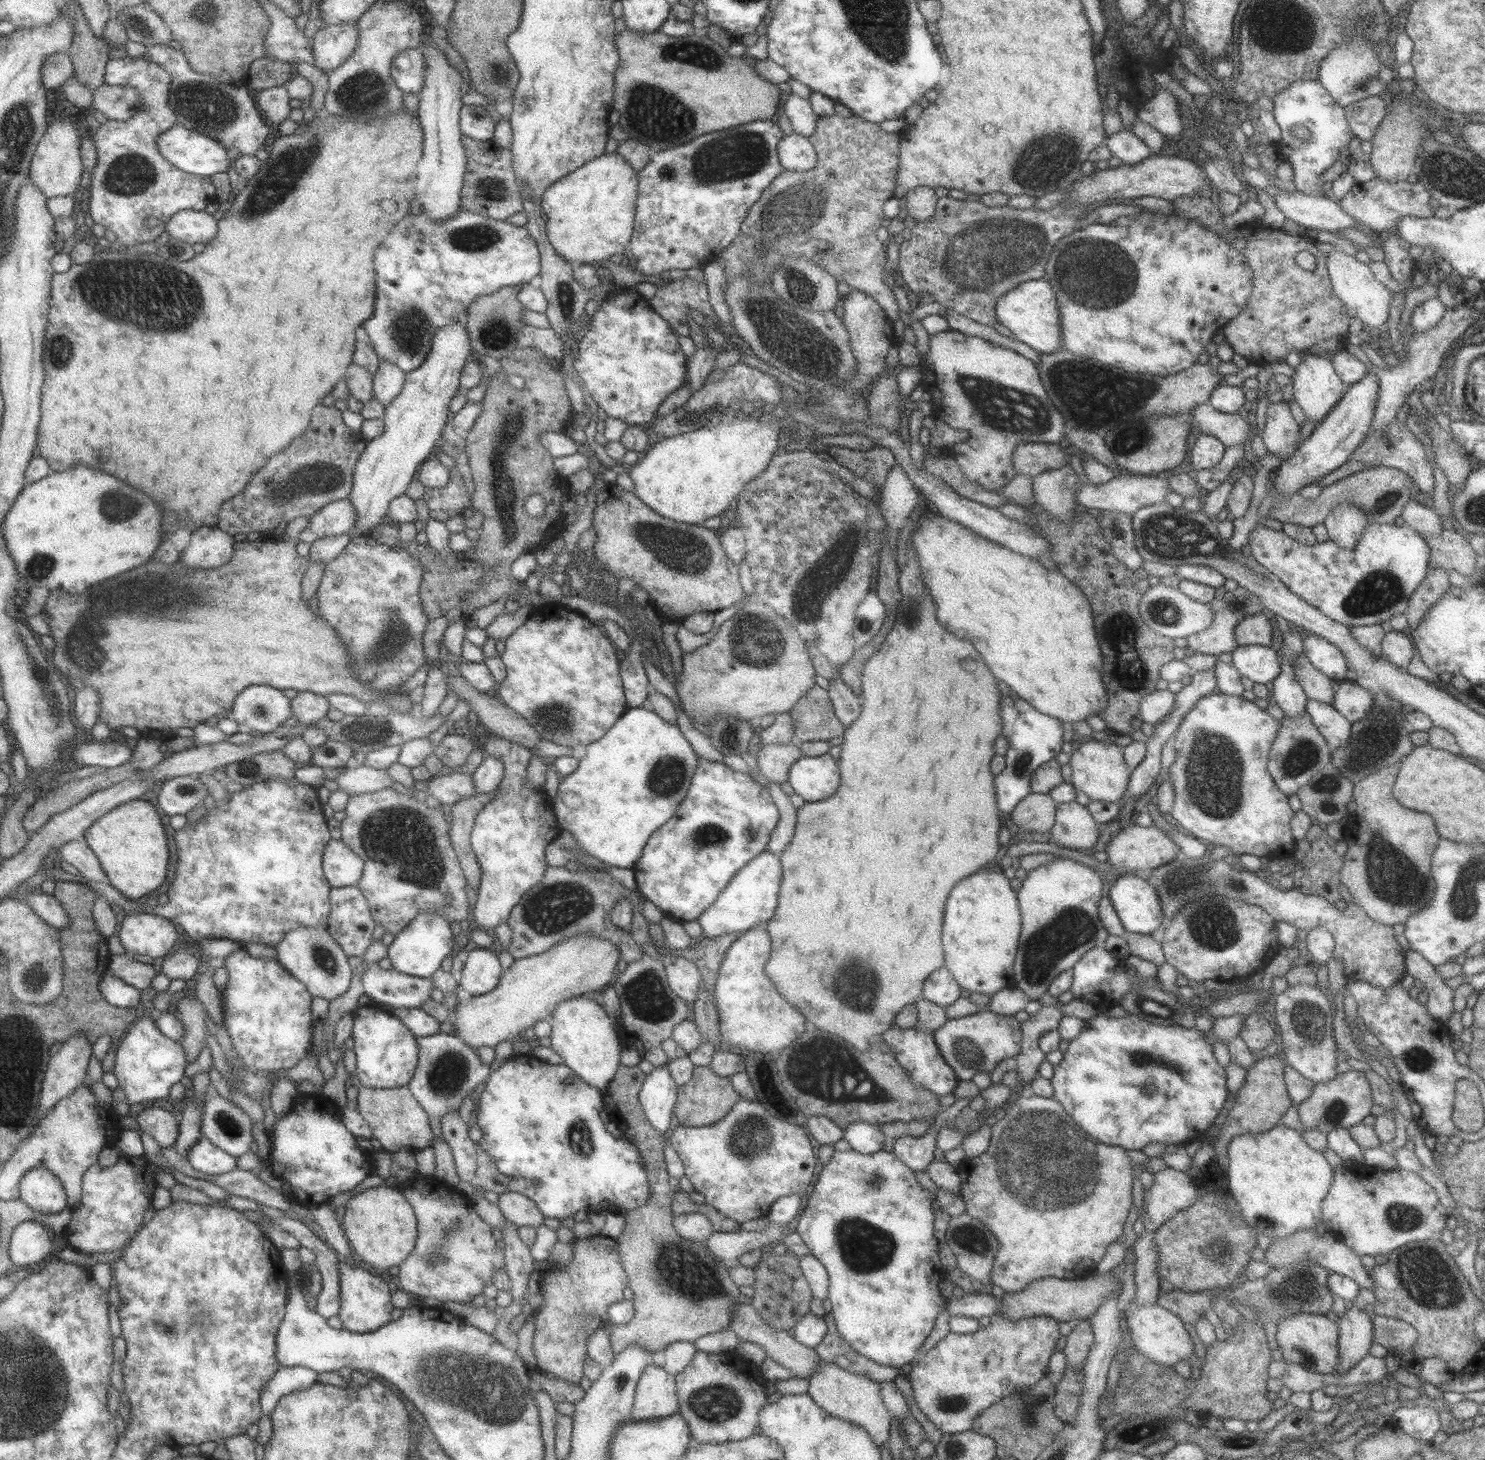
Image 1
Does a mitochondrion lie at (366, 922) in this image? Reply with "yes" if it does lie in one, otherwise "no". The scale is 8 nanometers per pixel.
no

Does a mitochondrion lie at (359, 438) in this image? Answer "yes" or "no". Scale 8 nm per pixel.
no

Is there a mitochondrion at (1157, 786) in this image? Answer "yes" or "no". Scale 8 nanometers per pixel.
no

